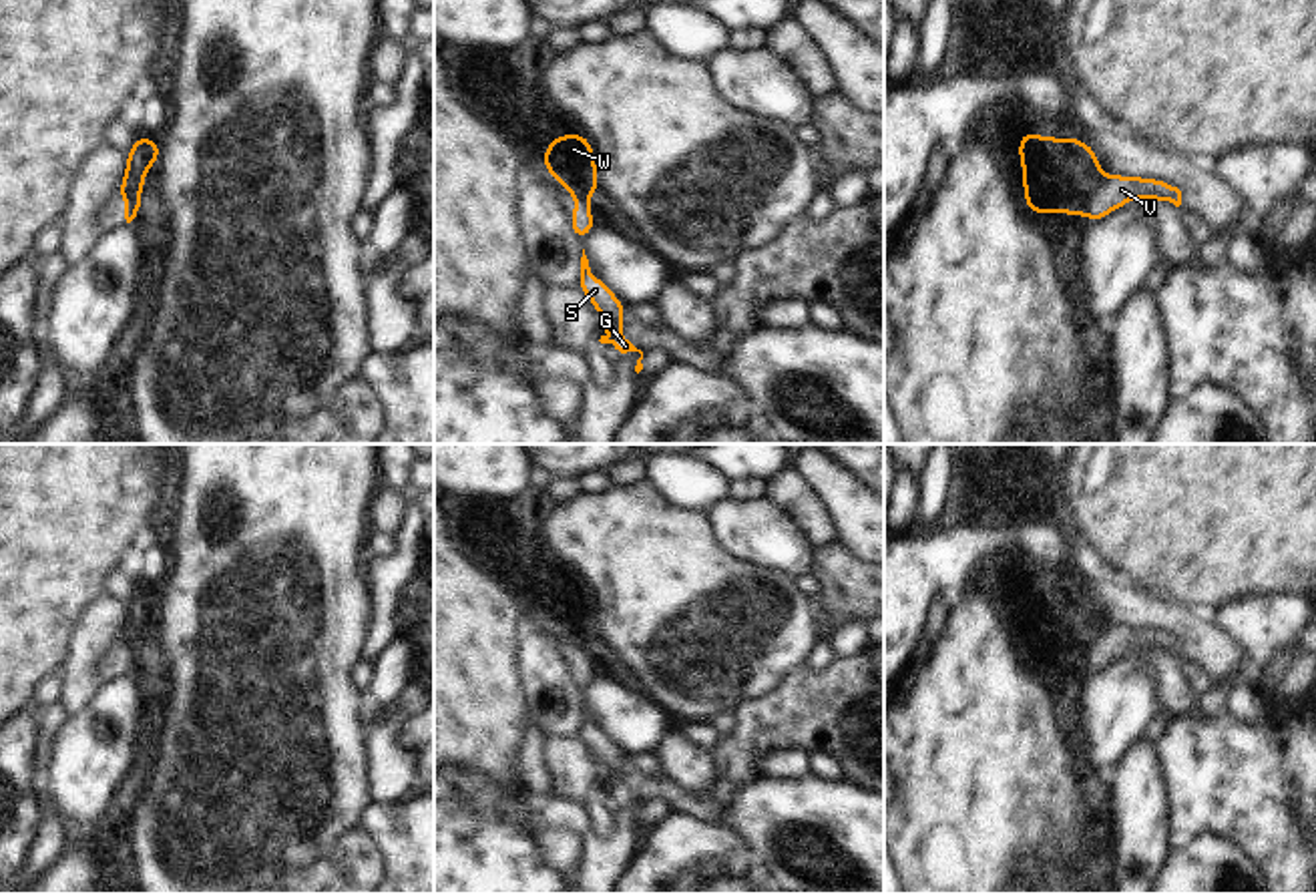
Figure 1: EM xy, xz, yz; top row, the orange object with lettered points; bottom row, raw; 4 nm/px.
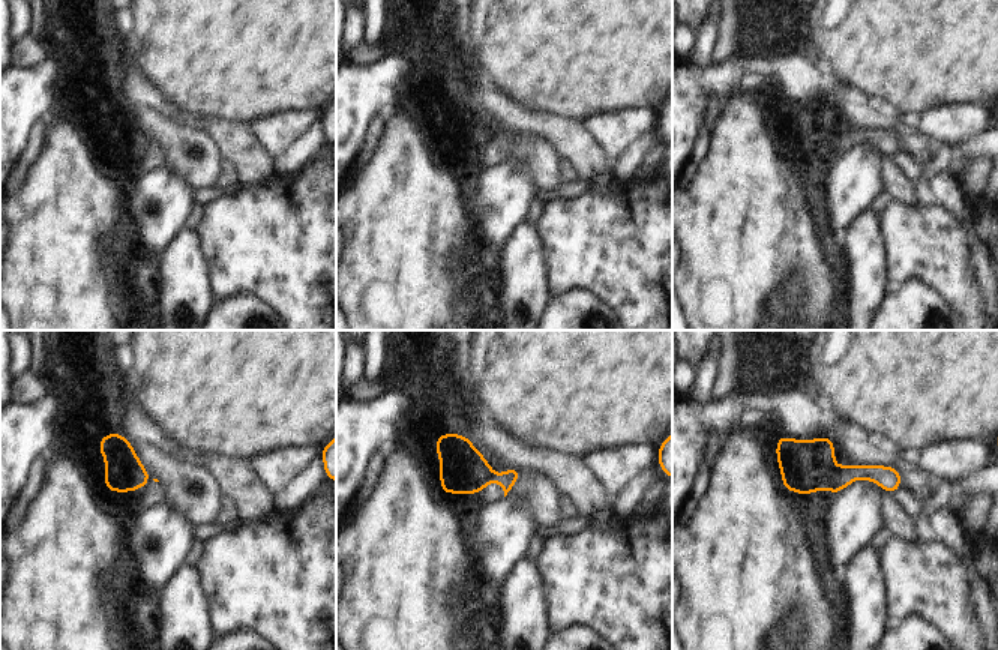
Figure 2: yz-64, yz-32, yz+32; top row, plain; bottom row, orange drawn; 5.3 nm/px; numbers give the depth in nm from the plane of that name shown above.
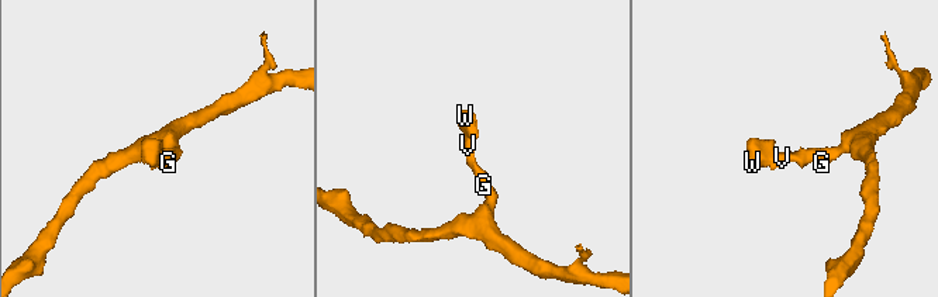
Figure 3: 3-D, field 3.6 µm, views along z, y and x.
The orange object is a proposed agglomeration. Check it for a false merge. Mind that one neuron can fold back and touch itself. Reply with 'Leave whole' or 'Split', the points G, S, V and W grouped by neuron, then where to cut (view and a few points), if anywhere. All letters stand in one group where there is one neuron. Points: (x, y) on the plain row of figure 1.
Split. Groups: G S V / W. Split along yz (1104, 627), (1083, 663).

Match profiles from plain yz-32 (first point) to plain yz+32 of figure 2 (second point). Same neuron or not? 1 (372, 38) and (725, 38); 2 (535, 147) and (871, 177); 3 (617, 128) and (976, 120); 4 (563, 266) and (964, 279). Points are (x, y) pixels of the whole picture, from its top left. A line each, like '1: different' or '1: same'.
1: different
2: different
3: same
4: same

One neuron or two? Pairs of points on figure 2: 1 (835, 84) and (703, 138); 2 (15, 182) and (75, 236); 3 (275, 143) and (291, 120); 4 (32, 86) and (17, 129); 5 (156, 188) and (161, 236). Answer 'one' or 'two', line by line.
1: two
2: two
3: one
4: one
5: one

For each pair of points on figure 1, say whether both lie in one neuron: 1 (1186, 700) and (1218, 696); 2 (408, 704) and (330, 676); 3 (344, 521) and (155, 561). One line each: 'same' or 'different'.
1: different
2: different
3: different

